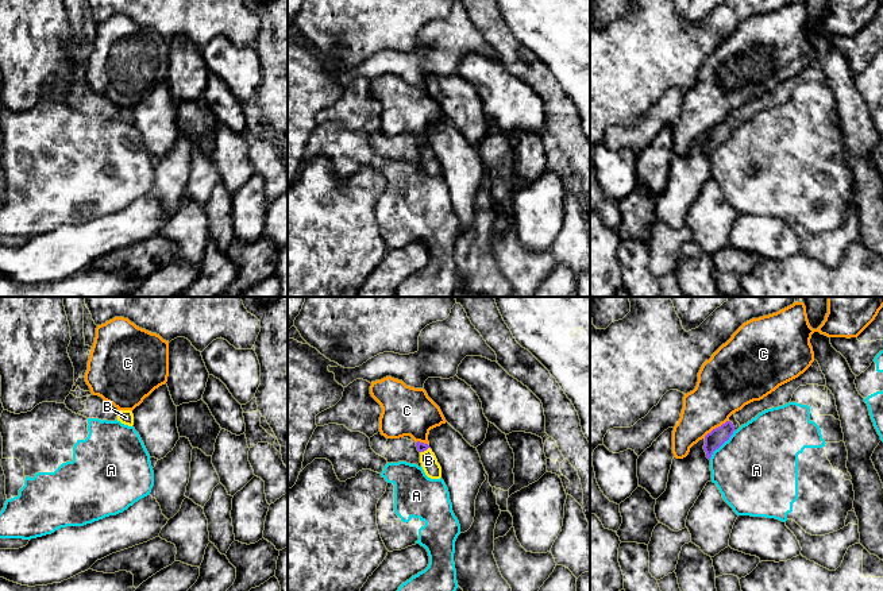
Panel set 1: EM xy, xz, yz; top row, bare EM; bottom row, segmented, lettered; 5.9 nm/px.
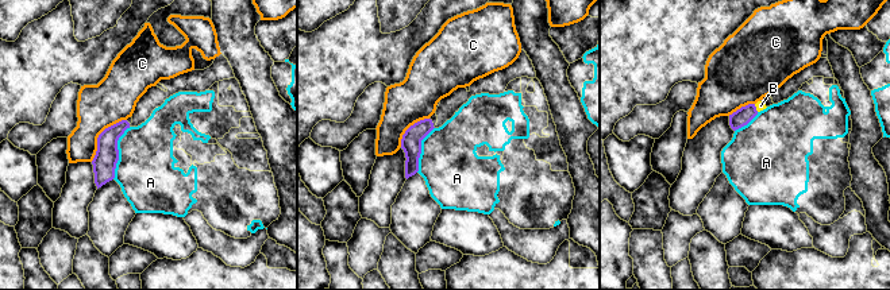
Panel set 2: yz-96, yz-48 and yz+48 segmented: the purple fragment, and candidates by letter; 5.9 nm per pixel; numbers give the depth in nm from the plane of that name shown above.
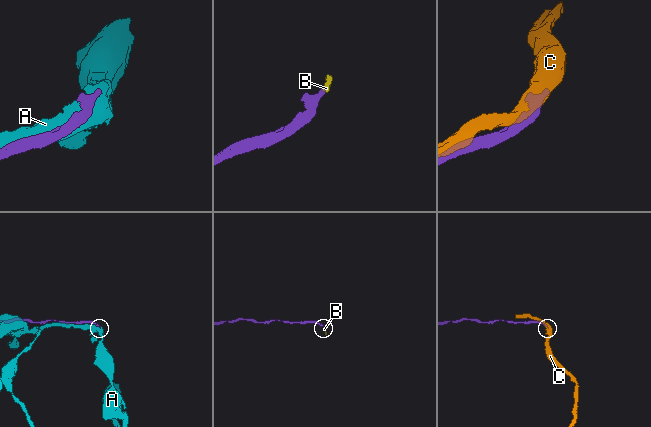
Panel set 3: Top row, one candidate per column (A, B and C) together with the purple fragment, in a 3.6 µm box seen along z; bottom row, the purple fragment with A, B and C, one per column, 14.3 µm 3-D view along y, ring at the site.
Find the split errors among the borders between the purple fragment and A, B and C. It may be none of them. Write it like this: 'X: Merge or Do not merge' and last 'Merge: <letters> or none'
A: Do not merge
B: Merge
C: Do not merge
Merge: B

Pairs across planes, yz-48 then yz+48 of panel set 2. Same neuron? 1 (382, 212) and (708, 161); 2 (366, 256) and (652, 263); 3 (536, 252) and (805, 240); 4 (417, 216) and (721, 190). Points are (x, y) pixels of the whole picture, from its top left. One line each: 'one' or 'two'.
1: one
2: two
3: two
4: one

